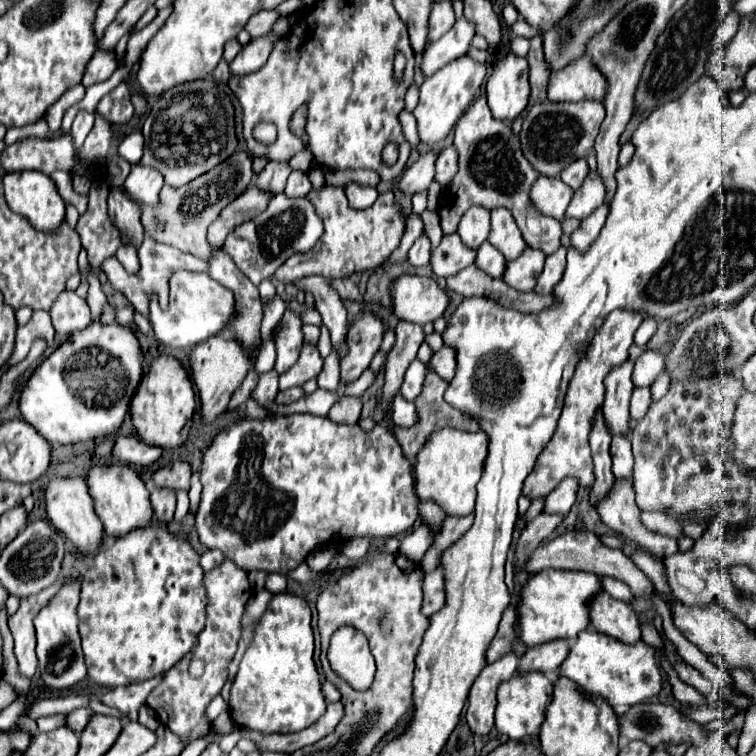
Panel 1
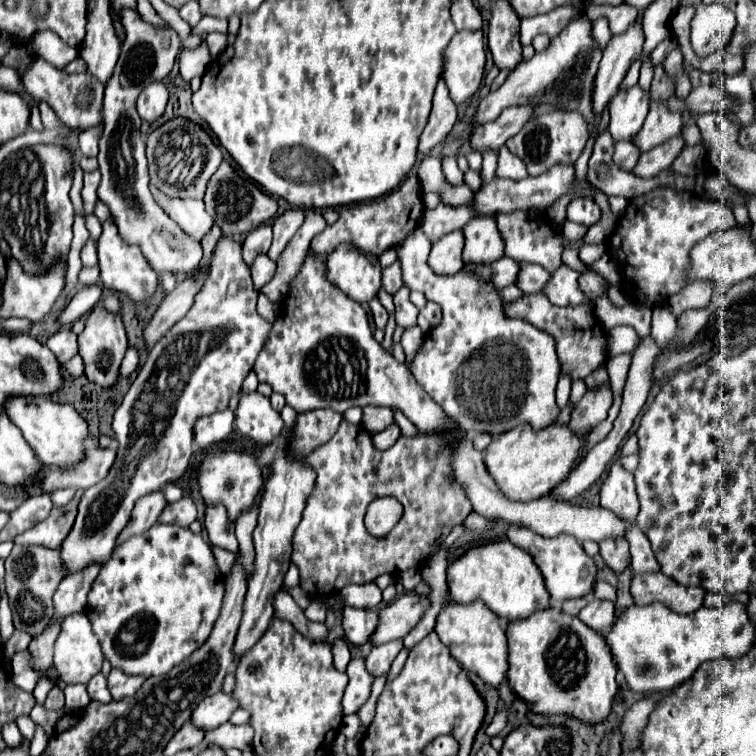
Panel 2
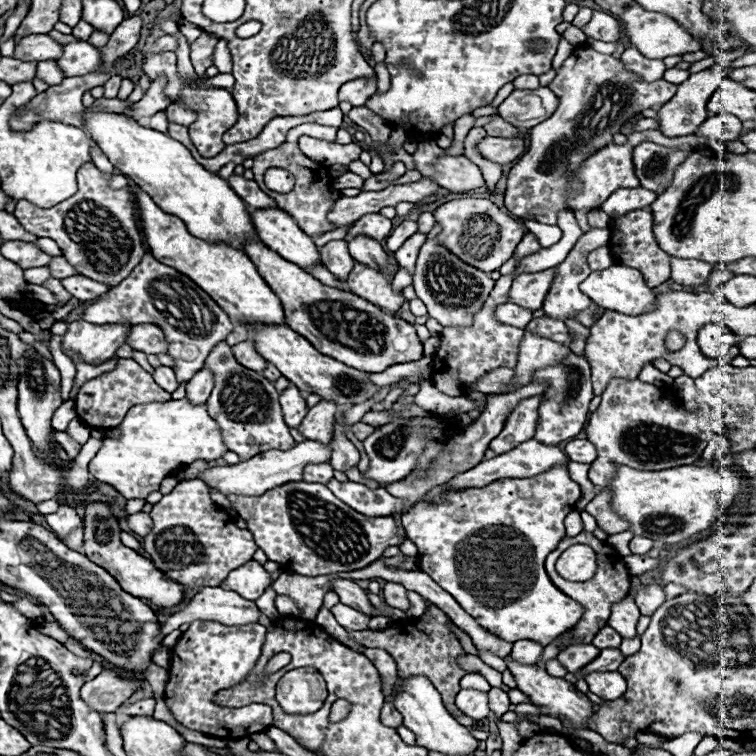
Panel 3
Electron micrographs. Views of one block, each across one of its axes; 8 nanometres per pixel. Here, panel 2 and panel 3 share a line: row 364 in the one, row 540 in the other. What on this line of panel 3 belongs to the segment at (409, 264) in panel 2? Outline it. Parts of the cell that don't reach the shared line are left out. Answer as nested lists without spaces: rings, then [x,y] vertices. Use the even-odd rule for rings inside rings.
[[[558,464],[534,478],[502,478],[484,488],[448,492],[438,504],[418,504],[408,512],[408,538],[418,546],[420,570],[452,594],[480,626],[506,642],[534,640],[546,646],[584,614],[584,606],[562,594],[544,570],[546,556],[564,538],[564,518],[578,500],[580,486],[570,480],[566,464]]]

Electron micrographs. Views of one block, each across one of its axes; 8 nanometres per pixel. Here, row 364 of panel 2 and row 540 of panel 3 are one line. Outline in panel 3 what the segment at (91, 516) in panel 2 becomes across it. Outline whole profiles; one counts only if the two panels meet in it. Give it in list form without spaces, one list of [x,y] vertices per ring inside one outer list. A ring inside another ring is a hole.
[[[196,478],[180,482],[170,494],[162,496],[150,512],[154,528],[142,542],[144,552],[158,570],[190,588],[220,586],[232,570],[252,560],[252,554],[256,552],[252,534],[238,528],[234,518],[210,500],[208,490],[210,488]]]

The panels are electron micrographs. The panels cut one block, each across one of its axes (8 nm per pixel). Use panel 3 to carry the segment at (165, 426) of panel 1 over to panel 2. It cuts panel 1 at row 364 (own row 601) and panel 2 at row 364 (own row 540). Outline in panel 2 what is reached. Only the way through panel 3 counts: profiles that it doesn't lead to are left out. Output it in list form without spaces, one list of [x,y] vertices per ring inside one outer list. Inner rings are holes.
[[[96,306],[86,320],[84,332],[78,336],[78,344],[80,344],[80,356],[84,358],[84,374],[88,376],[88,380],[102,388],[114,388],[120,378],[122,358],[128,350],[126,330],[120,314],[112,314],[106,308]]]

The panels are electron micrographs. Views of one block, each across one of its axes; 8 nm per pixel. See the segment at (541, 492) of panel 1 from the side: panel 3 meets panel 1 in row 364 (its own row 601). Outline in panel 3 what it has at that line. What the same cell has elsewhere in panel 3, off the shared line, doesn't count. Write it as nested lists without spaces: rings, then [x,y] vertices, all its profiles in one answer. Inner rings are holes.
[[[580,532],[580,534],[574,536],[574,538],[564,536],[564,538],[560,540],[558,548],[556,548],[552,554],[548,554],[548,558],[546,558],[546,572],[548,572],[550,580],[552,580],[560,590],[564,590],[564,594],[568,594],[572,600],[576,600],[576,602],[580,602],[580,604],[584,606],[584,616],[582,616],[580,622],[570,630],[570,632],[572,632],[572,638],[560,638],[560,636],[558,636],[558,638],[554,640],[560,650],[564,650],[564,648],[568,648],[568,646],[572,646],[572,644],[580,644],[580,642],[582,642],[582,644],[590,644],[592,638],[596,636],[596,630],[600,630],[600,626],[604,626],[604,624],[608,622],[612,604],[614,604],[614,602],[620,602],[620,600],[628,594],[628,590],[630,590],[630,574],[628,574],[628,570],[626,570],[626,564],[622,562],[622,556],[620,556],[612,546],[608,546],[606,542],[596,540],[592,534],[586,534],[586,532]],[[572,544],[586,544],[586,546],[590,546],[590,548],[596,552],[596,564],[598,564],[598,566],[596,566],[596,574],[594,574],[590,580],[586,580],[586,582],[568,582],[568,580],[564,580],[564,578],[556,572],[556,568],[554,568],[558,556],[562,554],[562,550],[566,550],[566,548],[572,546]]]

